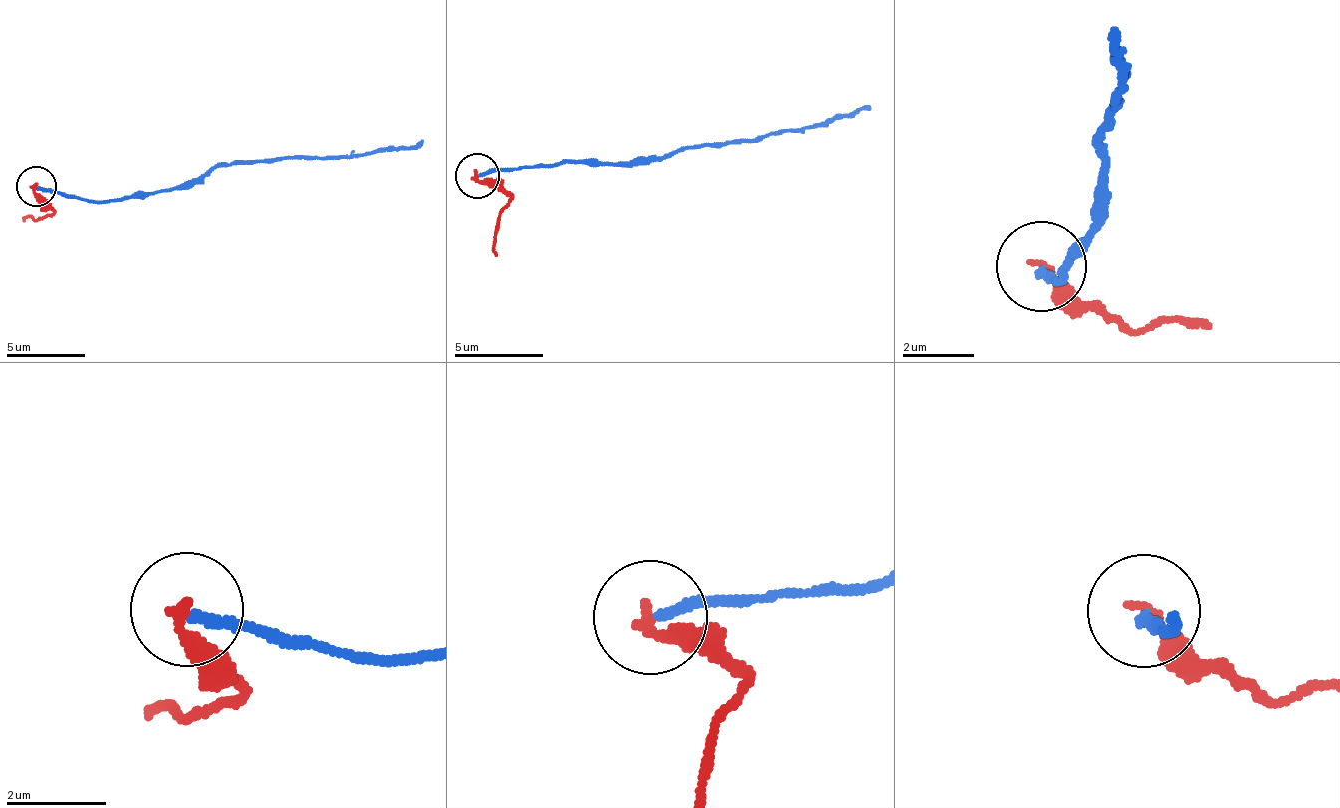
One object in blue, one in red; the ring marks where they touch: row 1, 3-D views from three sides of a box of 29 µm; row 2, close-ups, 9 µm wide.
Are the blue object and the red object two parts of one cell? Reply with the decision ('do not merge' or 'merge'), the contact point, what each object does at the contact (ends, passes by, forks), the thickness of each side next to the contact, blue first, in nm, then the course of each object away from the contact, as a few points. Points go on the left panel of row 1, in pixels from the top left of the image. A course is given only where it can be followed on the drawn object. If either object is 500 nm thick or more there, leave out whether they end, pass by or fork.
do not merge; at (36, 186); blue ends there; red ends there; 200 nm thick on the blue side, 240 nm on the other; blue runs (37, 187), (85, 199), (128, 200), (193, 187), (244, 159), (375, 153), (424, 140); red runs (37, 187), (48, 214), (22, 221)

